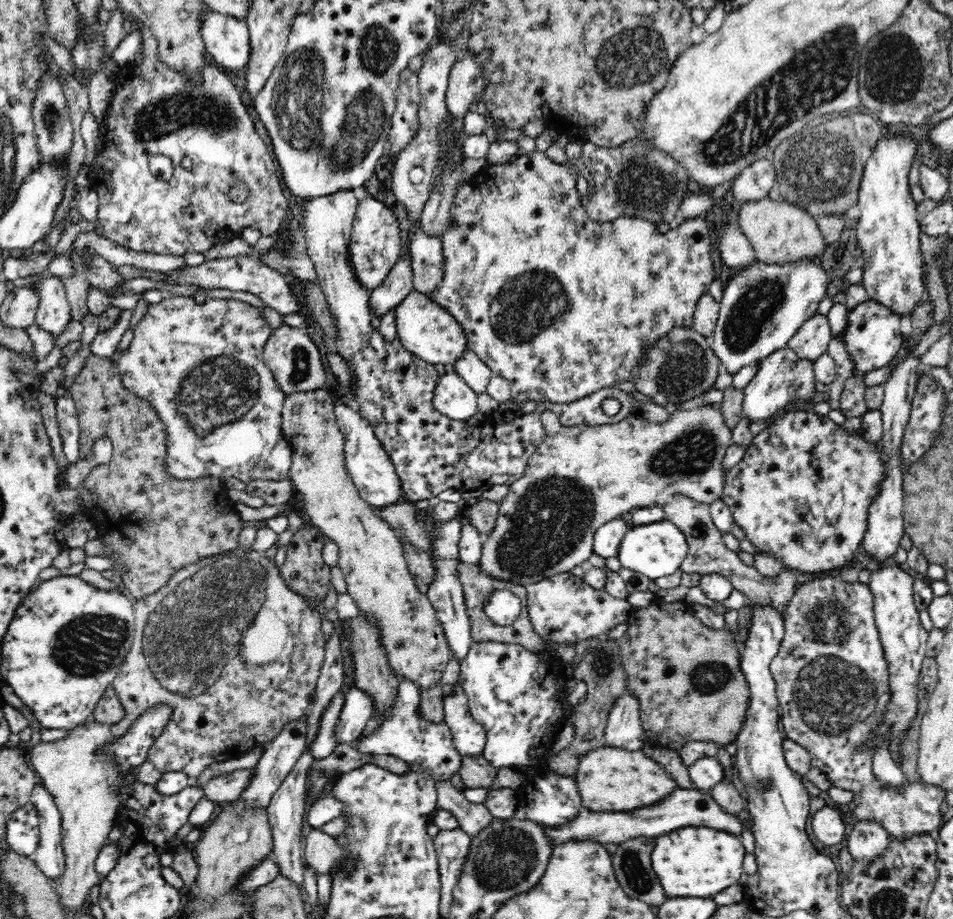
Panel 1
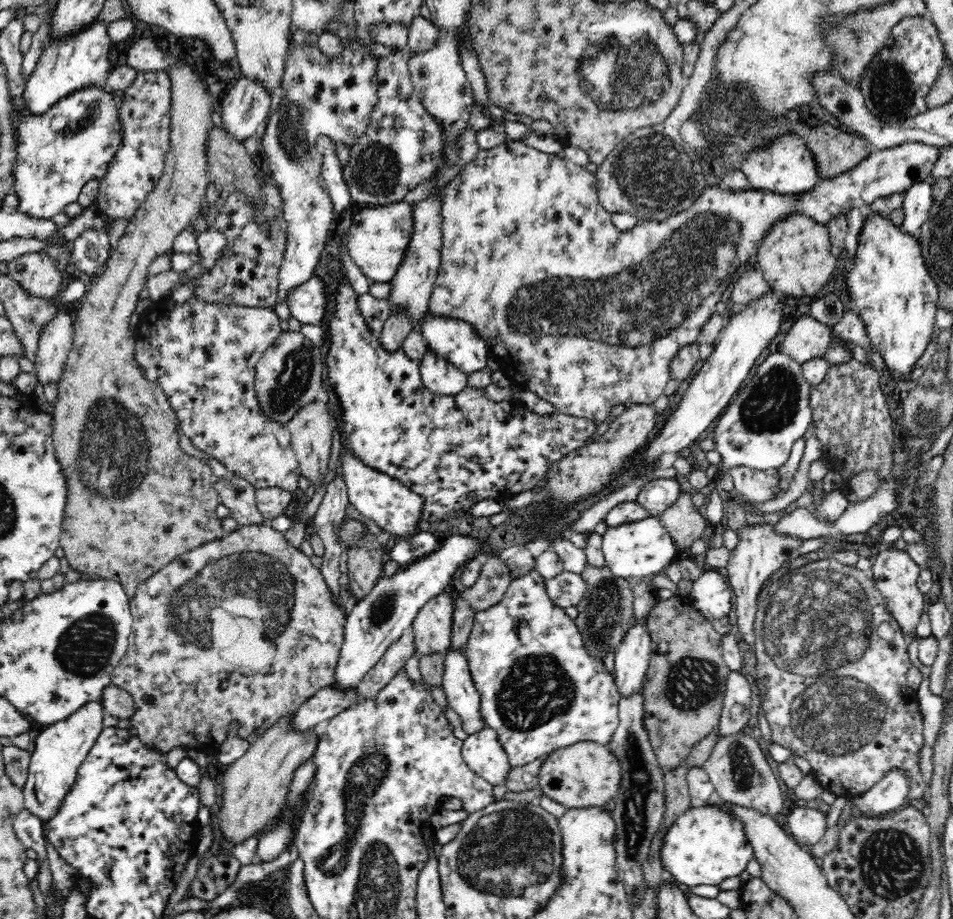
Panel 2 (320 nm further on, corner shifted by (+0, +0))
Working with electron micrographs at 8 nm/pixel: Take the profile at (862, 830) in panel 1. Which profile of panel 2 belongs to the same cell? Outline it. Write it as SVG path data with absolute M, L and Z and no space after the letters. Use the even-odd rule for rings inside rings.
M903 768L888 770L870 790L853 798L853 804L866 816L892 814L908 803L911 776Z

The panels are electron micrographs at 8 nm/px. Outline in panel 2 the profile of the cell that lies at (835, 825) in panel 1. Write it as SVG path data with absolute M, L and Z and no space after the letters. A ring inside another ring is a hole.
M813 804L805 807L796 806L787 818L792 838L806 849L820 842L820 838L824 836L827 829L826 814L819 811Z

